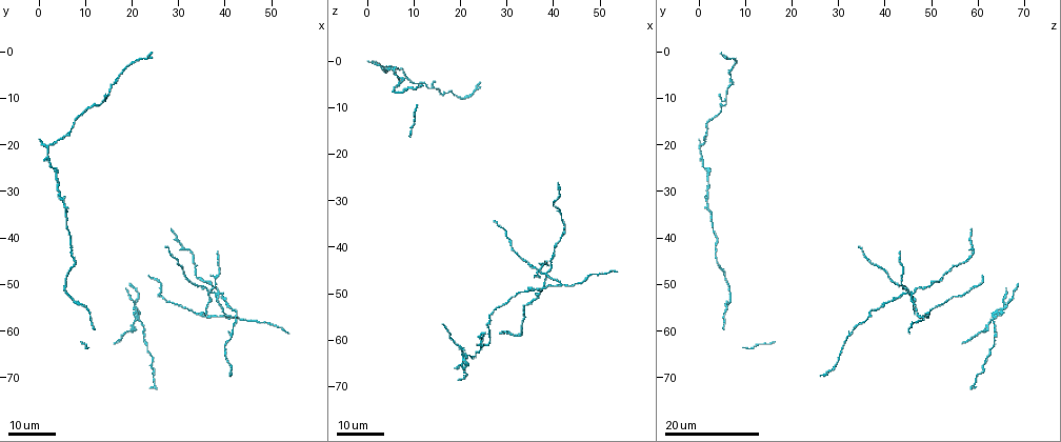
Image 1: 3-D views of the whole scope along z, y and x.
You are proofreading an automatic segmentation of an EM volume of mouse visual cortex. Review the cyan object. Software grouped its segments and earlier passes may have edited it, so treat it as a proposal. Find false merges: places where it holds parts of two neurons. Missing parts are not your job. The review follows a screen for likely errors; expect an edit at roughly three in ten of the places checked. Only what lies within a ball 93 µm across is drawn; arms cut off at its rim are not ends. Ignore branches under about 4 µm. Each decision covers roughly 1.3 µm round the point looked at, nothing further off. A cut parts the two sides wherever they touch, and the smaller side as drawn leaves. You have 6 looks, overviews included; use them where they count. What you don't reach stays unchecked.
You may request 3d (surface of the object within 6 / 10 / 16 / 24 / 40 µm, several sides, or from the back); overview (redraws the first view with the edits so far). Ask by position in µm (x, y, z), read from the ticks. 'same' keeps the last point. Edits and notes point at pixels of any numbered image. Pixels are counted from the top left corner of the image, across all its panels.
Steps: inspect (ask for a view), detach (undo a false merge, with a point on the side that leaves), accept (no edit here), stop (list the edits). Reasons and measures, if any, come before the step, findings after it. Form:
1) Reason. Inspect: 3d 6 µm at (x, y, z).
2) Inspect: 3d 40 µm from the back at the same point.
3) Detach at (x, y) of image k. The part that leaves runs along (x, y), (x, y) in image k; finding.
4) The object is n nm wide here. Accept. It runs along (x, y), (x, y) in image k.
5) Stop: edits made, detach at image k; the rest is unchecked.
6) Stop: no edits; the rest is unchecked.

A fork. Inspect: 3d 24 µm at (21.5, 57.5, 63.5).

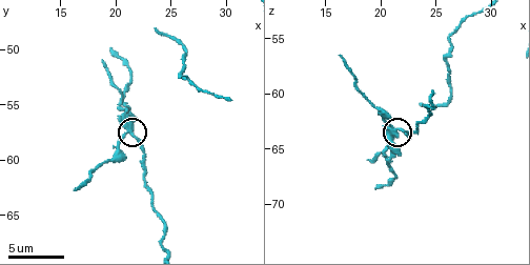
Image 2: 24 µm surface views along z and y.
Closer look. Inspect: 3d 10 µm at (21.2, 57.4, 63.2).

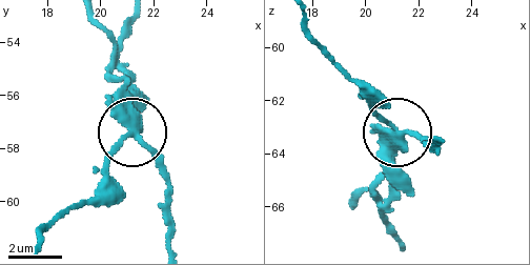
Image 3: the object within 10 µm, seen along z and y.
Inspect: 3d 6 µm at (21.3, 57.5, 63.3).

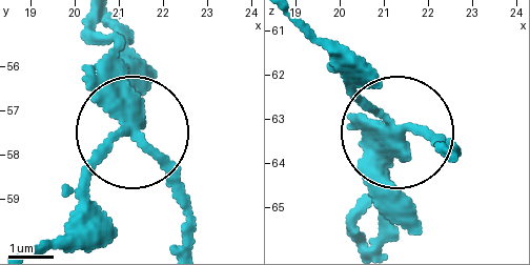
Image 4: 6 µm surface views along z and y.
3 arms meet here. Detach at (104, 77) of image 4. The part that leaves runs along (137, 130), (107, 154), (74, 221), (28, 247) in image 4; two neurons meet here.

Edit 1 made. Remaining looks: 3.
See it whole again. Inspect: overview.

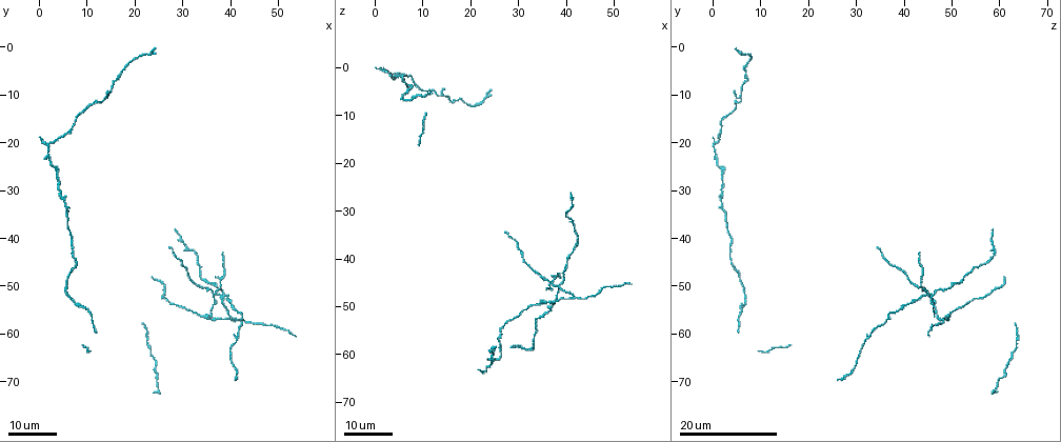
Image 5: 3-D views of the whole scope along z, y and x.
A narrow waist. Inspect: 3d 24 µm at (32.0, 43.0, 59.5).

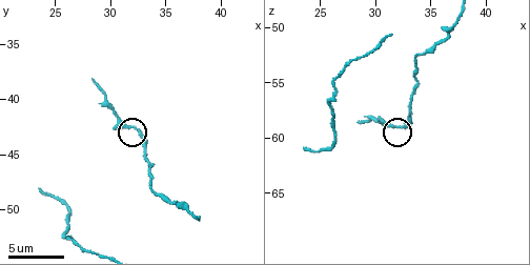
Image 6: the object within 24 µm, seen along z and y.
Inspect: 3d 6 µm at (32.0, 42.4, 59.0).

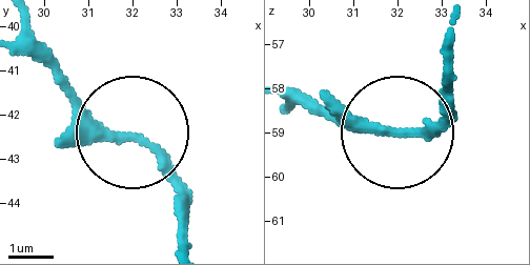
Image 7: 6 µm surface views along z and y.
Accept. It runs along (450, 59), (427, 126), (310, 116) in image 7; all the same neuron.

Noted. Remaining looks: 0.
Stop: edits made, detach at image 4; the rest is unchecked.

